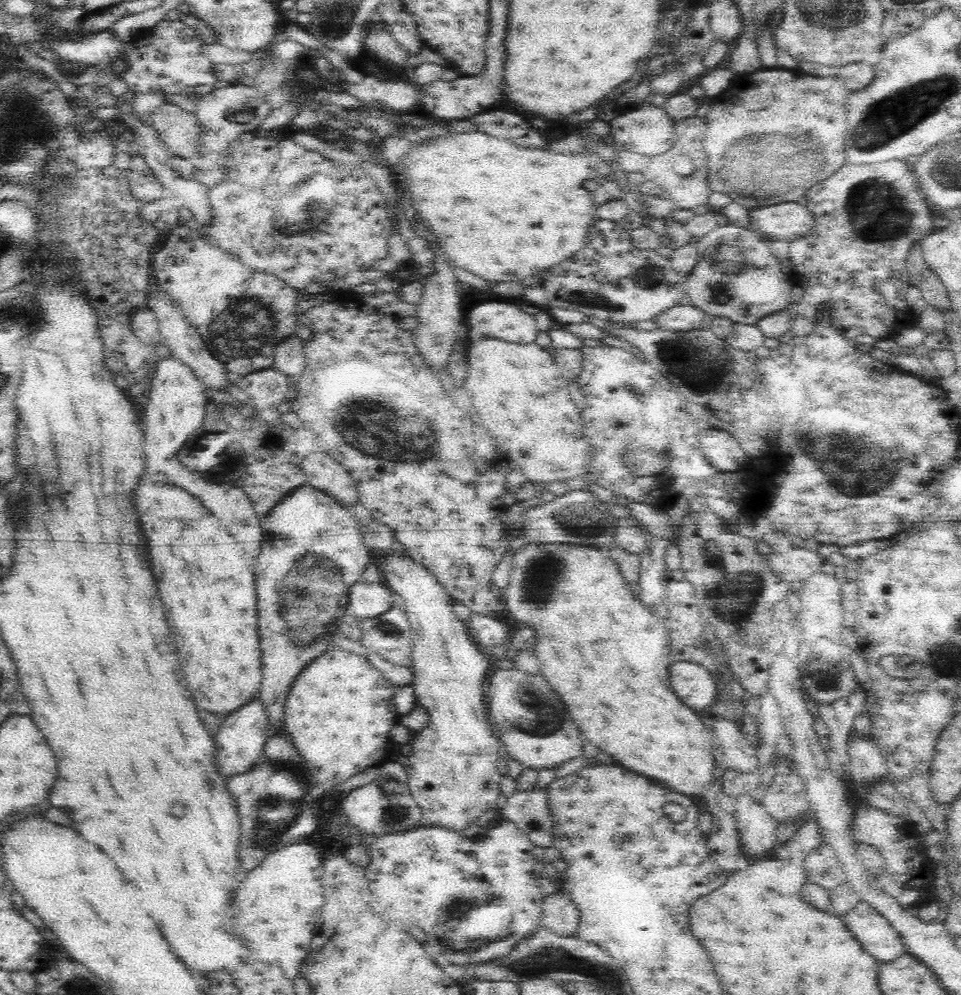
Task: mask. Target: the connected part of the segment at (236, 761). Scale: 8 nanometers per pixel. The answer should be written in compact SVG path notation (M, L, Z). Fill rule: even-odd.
M257 696L222 713L221 725L213 735L217 760L227 779L240 773L250 772L258 766L263 753L265 753L264 746L266 746L266 732L268 732L266 722L263 705Z

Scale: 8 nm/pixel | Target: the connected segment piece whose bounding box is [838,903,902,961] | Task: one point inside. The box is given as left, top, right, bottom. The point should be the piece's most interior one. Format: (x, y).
(876, 935)

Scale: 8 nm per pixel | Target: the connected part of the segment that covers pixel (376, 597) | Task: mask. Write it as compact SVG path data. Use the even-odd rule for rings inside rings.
M373 576L349 588L348 610L352 610L356 616L373 617L396 605L397 600L393 594L378 580L374 580Z

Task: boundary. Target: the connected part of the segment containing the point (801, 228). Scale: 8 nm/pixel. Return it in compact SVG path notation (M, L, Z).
M776 204L776 206L760 206L760 208L762 210L750 214L750 229L769 238L775 246L782 248L787 241L796 237L796 232L800 237L808 232L810 220L804 218L804 212L802 212L802 208L806 208L806 206L802 206L802 204L800 206L798 204Z

